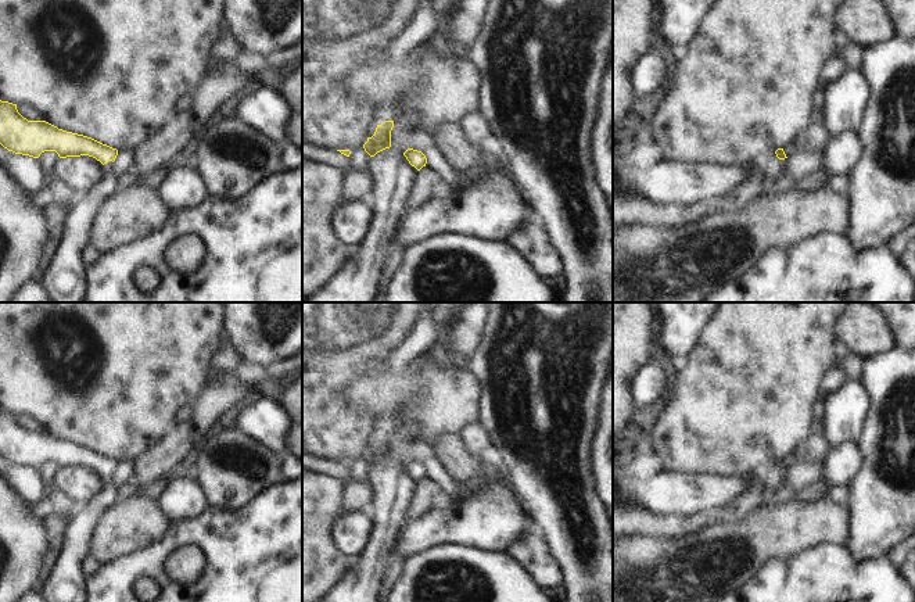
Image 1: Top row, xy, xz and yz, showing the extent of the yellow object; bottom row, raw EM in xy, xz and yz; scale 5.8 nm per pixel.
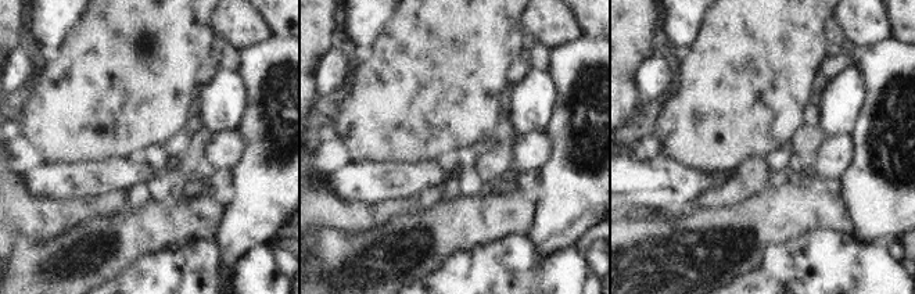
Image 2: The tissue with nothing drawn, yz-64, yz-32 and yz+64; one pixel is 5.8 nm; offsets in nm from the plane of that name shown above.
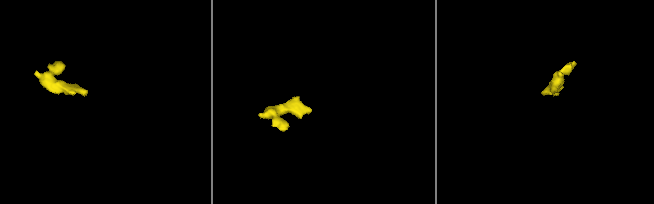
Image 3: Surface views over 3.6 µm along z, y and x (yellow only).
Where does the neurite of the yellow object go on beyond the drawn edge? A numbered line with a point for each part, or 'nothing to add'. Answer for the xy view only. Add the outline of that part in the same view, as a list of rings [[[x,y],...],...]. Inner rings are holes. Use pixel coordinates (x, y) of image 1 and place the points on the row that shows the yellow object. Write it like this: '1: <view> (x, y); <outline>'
1: xy (67, 280); [[[112,161],[104,168],[105,176],[90,191],[79,196],[72,208],[65,239],[42,280],[55,302],[85,302],[87,298],[90,283],[83,251],[93,241],[93,229],[104,203],[121,189]]]

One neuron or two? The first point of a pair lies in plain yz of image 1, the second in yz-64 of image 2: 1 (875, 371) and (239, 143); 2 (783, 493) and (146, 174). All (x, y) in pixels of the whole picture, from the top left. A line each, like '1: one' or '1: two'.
1: two
2: two

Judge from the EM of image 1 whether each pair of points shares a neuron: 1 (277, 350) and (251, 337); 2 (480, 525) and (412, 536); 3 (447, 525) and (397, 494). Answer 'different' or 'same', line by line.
1: same
2: same
3: different

